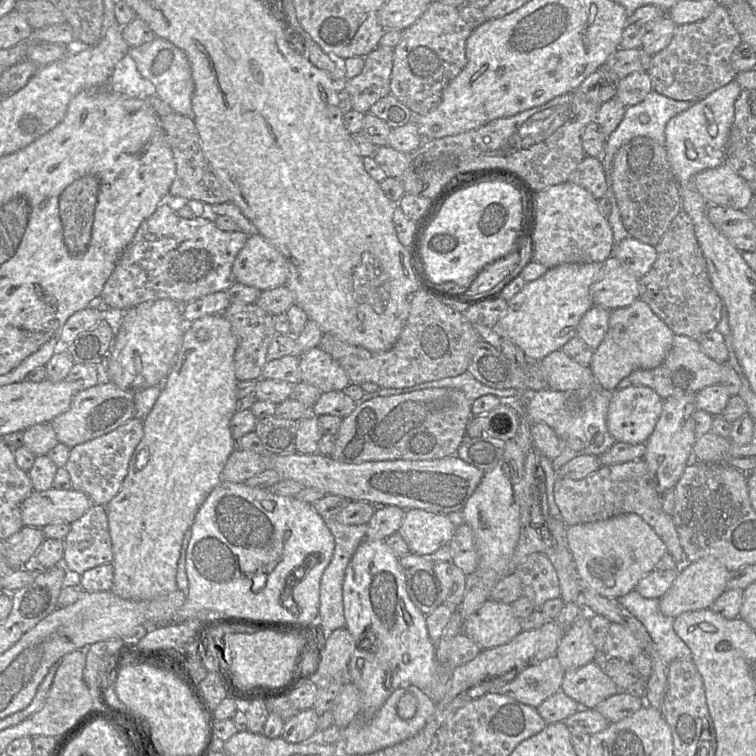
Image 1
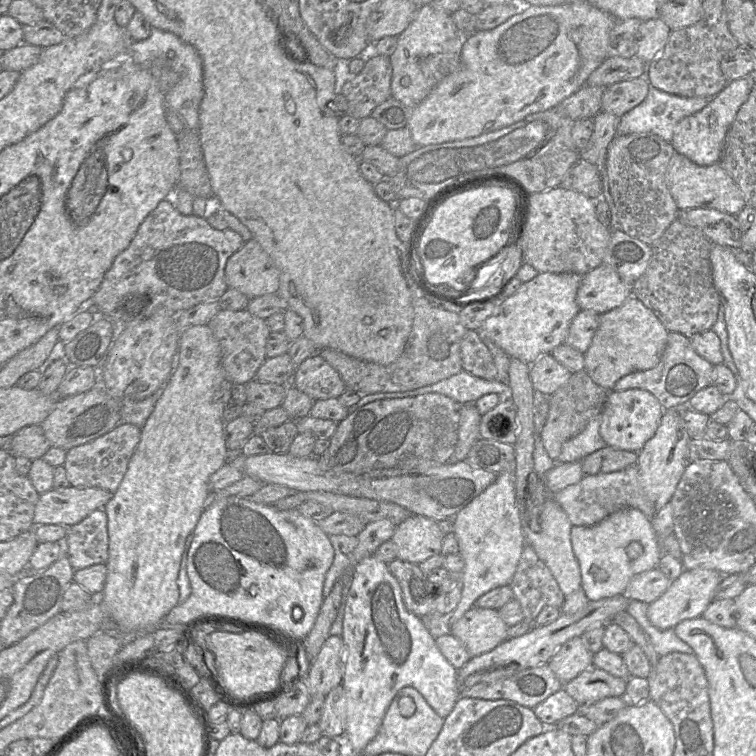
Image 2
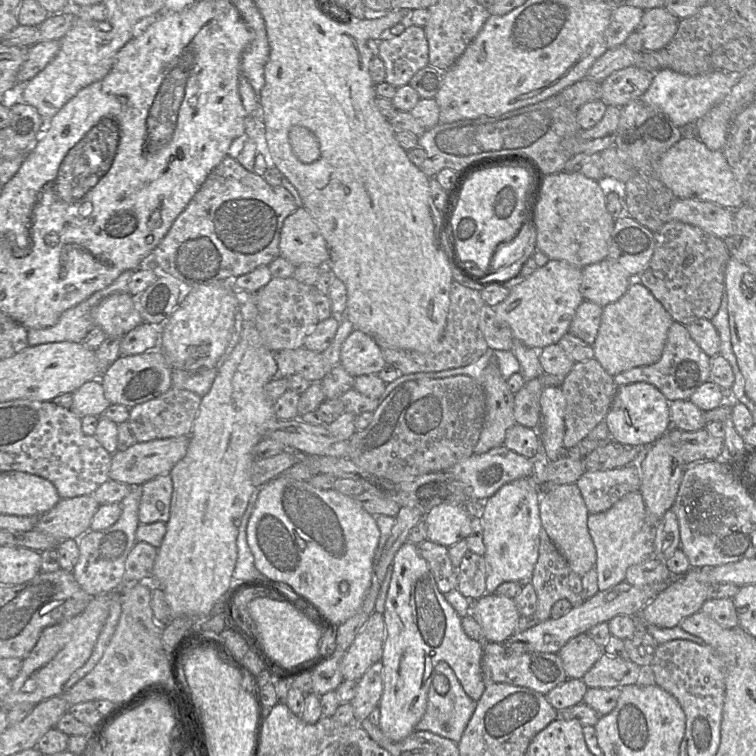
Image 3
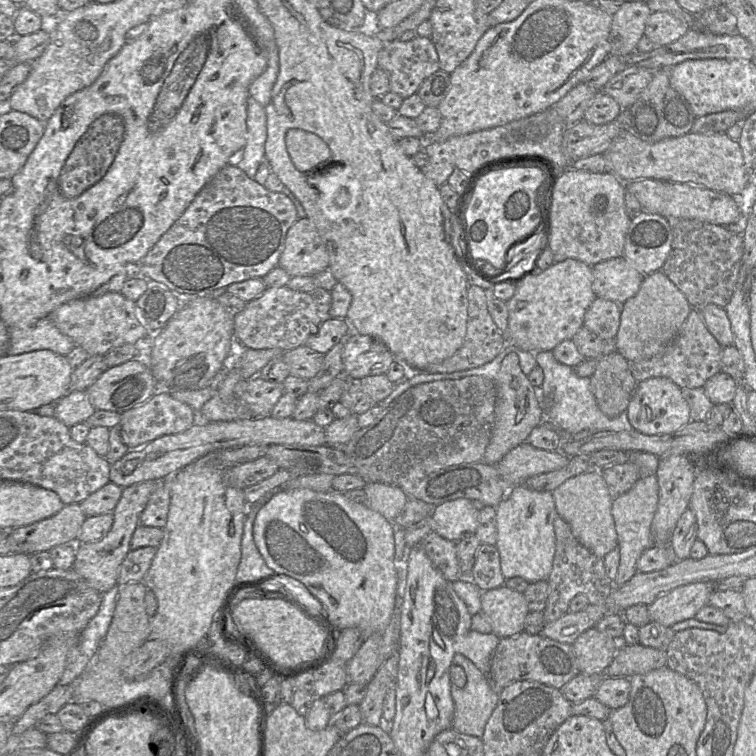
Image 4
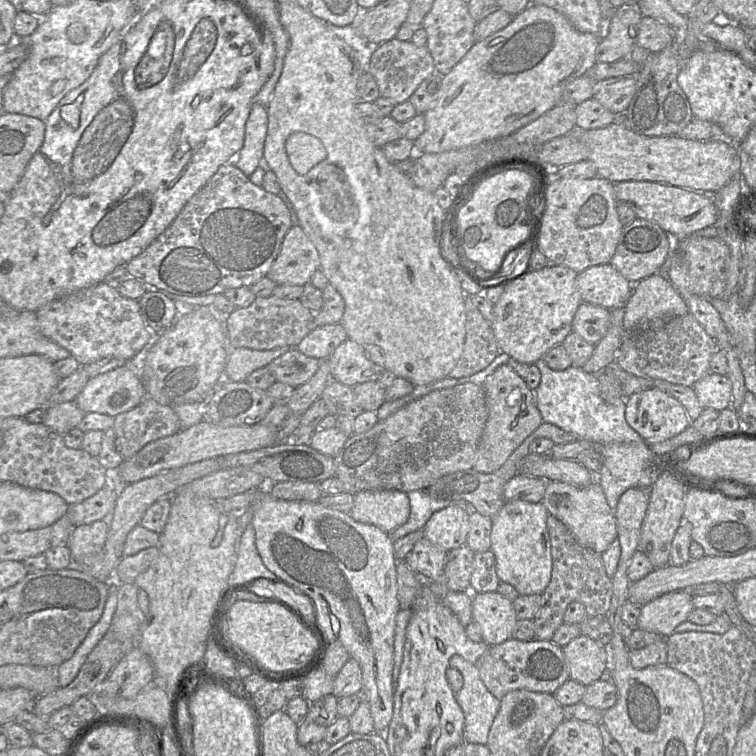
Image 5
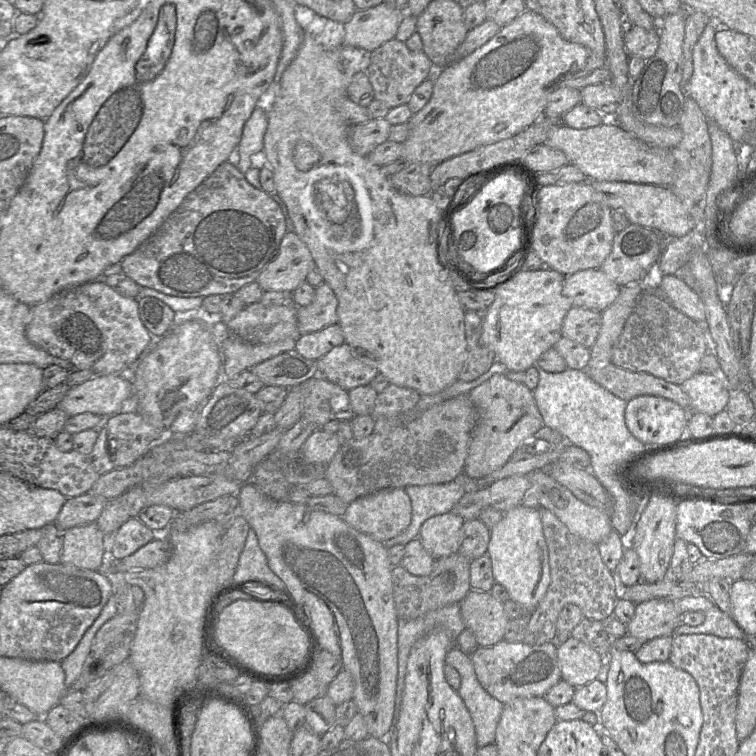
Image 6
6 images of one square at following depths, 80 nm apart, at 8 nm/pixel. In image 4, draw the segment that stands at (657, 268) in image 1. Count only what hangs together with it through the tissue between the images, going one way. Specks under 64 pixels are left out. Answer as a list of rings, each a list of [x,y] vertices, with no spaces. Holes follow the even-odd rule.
[[[666,219],[671,225],[672,242],[661,271],[685,296],[692,309],[700,309],[707,304],[724,308],[738,279],[743,235],[734,233],[727,226],[687,219]]]

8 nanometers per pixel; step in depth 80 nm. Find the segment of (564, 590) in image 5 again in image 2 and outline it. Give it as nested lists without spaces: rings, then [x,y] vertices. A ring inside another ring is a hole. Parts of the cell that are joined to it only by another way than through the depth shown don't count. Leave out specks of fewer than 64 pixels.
[[[530,546],[524,547],[510,583],[525,618],[537,618],[545,606],[561,607],[566,596],[547,565]]]

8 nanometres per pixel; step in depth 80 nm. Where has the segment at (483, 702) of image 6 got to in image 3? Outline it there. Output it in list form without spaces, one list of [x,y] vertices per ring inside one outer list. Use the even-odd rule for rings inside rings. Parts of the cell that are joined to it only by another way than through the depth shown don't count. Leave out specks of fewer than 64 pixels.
[[[443,659],[437,663],[433,671],[446,677],[449,689],[445,694],[439,694],[430,684],[424,719],[416,730],[425,728],[424,731],[458,743],[475,711],[477,701],[472,700],[464,692],[455,673]]]

